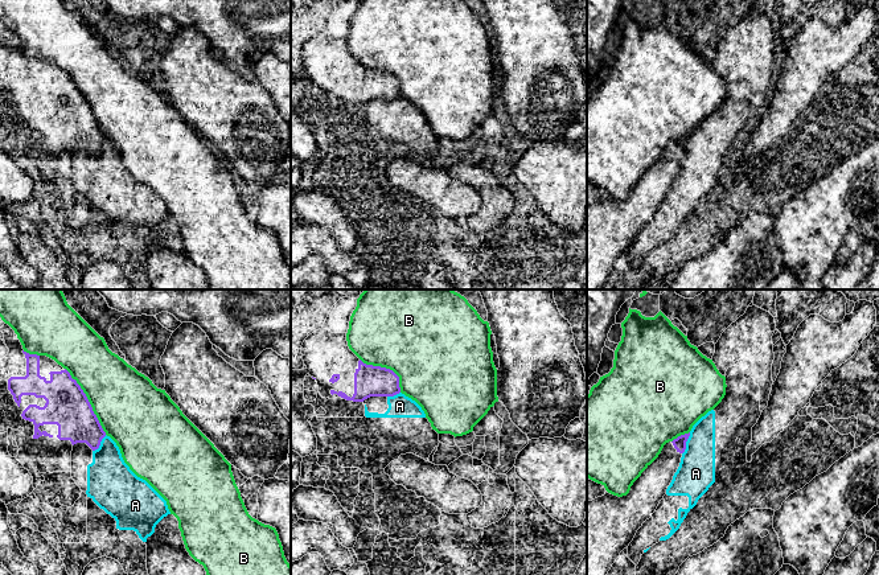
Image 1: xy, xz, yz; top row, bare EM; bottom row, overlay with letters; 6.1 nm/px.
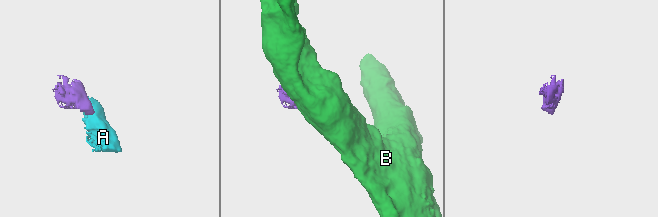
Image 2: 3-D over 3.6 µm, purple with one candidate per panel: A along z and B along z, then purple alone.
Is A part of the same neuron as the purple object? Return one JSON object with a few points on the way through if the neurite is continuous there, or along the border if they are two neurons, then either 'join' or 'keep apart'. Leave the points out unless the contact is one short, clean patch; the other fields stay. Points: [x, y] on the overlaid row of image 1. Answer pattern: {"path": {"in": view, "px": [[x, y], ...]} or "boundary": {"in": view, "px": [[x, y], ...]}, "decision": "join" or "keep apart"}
{"boundary": {"in": "yz", "px": [[690, 432], [682, 454]]}, "decision": "keep apart"}

